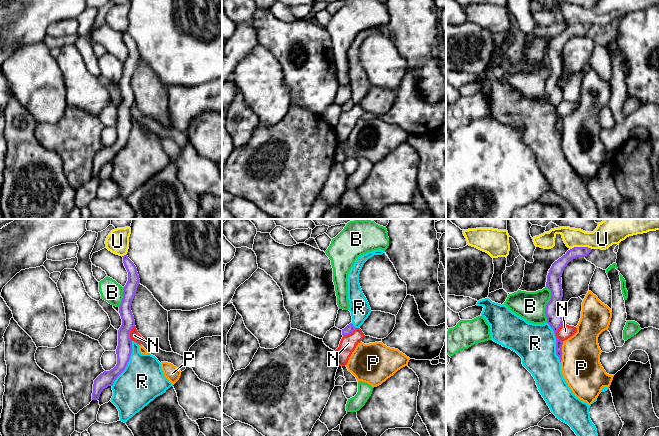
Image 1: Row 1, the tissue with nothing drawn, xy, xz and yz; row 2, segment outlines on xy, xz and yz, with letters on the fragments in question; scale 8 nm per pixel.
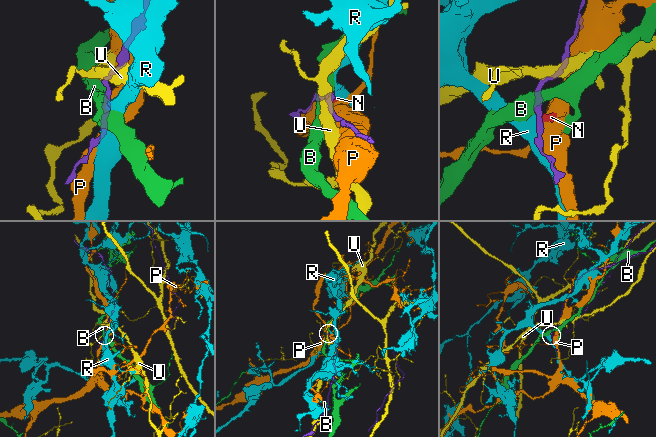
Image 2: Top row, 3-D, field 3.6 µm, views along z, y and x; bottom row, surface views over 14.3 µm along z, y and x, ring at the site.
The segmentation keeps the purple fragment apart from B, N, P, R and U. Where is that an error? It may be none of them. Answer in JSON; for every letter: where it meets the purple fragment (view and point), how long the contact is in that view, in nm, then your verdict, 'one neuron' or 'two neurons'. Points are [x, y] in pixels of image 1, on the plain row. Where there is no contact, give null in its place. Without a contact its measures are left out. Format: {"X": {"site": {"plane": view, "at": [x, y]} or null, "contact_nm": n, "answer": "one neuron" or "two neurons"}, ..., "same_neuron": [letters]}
{"B": {"site": {"plane": "yz", "at": [547, 80]}, "contact_nm": 300, "answer": "two neurons"}, "N": {"site": {"plane": "yz", "at": [555, 109]}, "contact_nm": 160, "answer": "two neurons"}, "P": {"site": {"plane": "yz", "at": [561, 128]}, "contact_nm": 160, "answer": "two neurons"}, "R": {"site": {"plane": "xy", "at": [127, 139]}, "contact_nm": 400, "answer": "two neurons"}, "U": {"site": {"plane": "yz", "at": [580, 23]}, "contact_nm": 180, "answer": "two neurons"}, "same_neuron": []}

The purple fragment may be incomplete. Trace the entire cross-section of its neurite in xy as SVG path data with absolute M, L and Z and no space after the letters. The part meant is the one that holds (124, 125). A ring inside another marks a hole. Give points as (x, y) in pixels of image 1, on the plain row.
M127 30L122 33L128 48L128 57L124 62L123 75L119 82L122 101L118 106L117 140L113 145L104 147L94 156L92 176L98 176L101 168L108 162L113 161L116 154L125 146L132 129L130 107L135 102L135 96L131 87L131 81L140 55L136 42L128 34Z

